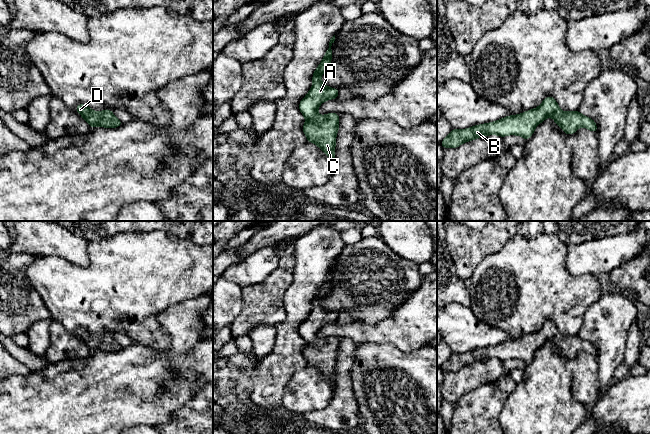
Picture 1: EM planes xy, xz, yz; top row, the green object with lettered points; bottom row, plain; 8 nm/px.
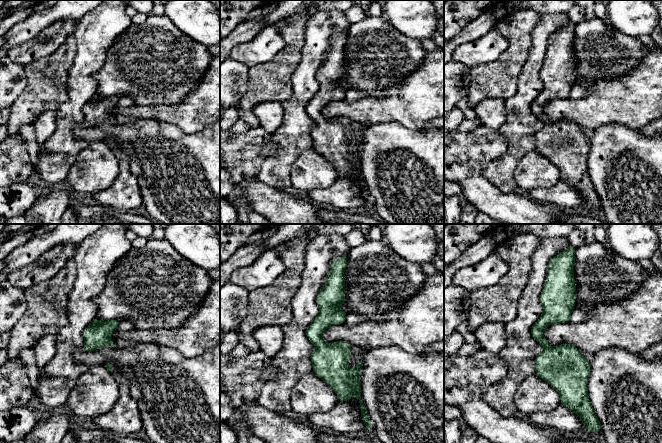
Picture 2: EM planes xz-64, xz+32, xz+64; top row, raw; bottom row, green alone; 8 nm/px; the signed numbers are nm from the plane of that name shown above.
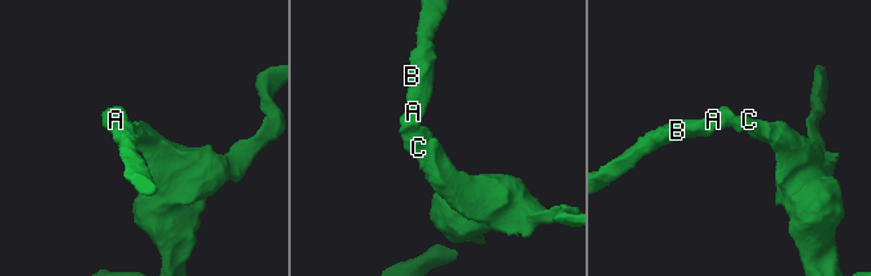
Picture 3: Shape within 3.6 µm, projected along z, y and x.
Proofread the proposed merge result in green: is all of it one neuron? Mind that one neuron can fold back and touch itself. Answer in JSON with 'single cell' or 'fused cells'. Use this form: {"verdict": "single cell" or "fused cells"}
{"verdict": "single cell"}

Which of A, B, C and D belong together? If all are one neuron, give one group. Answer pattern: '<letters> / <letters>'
A B C D

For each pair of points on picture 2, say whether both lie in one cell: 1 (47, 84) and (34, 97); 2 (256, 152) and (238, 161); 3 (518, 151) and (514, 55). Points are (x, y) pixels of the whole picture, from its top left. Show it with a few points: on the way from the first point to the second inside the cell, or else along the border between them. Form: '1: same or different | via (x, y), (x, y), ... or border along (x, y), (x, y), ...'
1: same | via (44, 87), (37, 94)
2: same | via (252, 152), (247, 152), (242, 157)
3: different | border along (522, 69), (518, 78), (517, 92), (505, 101)

